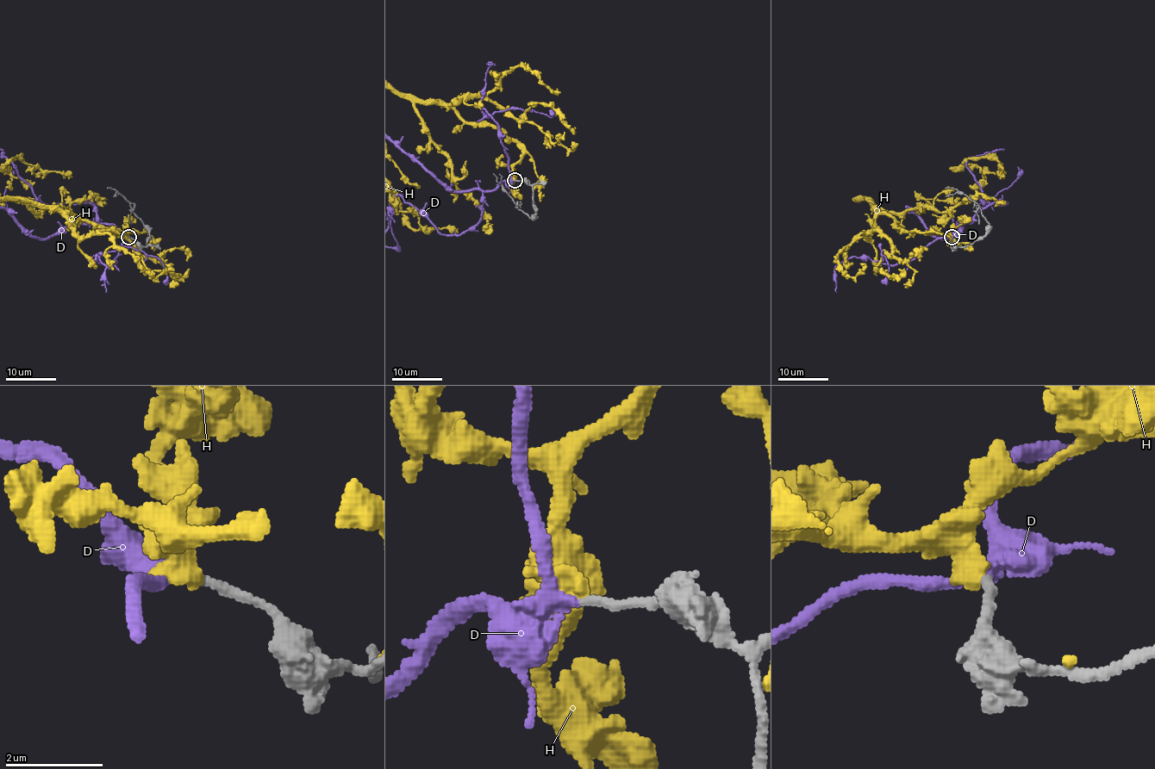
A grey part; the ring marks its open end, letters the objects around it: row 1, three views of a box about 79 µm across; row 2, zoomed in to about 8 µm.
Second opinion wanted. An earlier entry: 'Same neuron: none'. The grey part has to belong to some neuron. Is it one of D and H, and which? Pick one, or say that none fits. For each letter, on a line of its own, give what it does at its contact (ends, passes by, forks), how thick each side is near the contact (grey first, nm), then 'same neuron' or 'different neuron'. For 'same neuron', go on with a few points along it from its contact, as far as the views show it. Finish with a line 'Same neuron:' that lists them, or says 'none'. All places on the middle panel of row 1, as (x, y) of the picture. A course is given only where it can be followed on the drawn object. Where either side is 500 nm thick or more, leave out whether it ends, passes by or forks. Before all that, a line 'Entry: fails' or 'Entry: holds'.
Entry: fails
D: it passes by; 190 nm thick on the grey side, 240 nm on the other; same neuron
H: it passes by; 190 nm thick on the grey side, 360 nm on the other; different neuron
Same neuron: D

